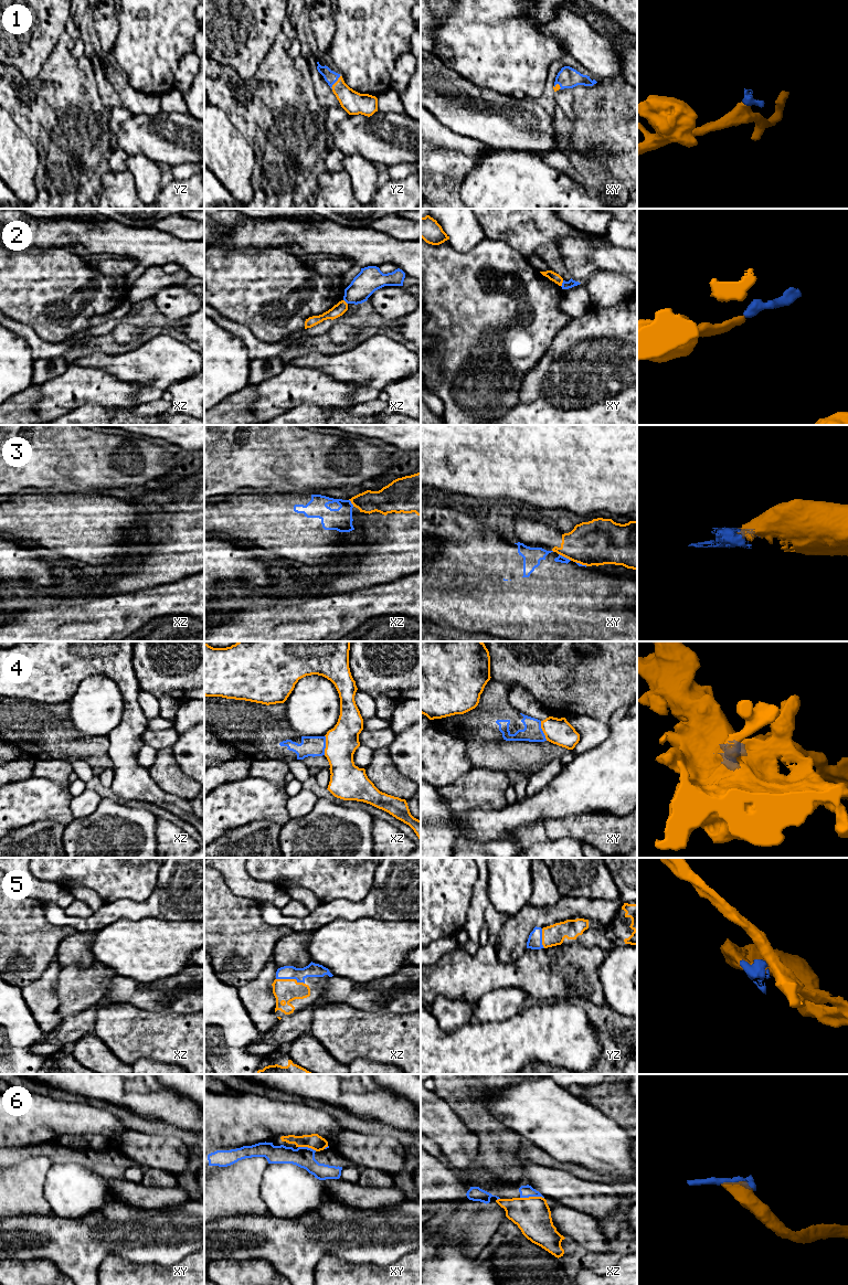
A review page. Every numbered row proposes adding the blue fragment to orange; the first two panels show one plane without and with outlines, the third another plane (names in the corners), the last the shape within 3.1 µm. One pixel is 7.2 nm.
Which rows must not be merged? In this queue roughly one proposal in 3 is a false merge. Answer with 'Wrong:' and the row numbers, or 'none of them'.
Wrong: 2, 3, 4, 6

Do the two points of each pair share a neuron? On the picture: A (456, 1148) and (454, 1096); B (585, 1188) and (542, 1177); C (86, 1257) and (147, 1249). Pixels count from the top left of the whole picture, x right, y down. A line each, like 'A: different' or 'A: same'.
A: different
B: same
C: same

